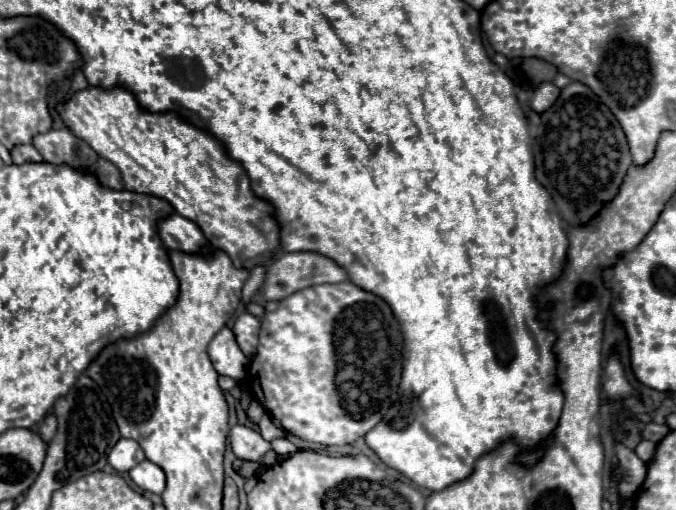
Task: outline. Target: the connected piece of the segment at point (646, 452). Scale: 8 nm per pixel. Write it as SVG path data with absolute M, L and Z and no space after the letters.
M642 440L642 442L638 444L638 448L636 448L636 454L638 454L644 462L650 462L652 456L654 456L654 452L656 452L656 444L652 444L650 440Z

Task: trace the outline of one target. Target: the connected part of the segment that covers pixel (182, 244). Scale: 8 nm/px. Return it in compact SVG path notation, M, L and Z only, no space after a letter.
M170 214L160 220L158 226L160 240L168 250L180 250L180 252L208 252L208 240L204 238L202 230L188 218L180 214Z

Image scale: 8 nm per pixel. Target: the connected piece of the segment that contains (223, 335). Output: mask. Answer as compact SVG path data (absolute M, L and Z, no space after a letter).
M222 328L212 338L212 342L208 346L208 356L220 376L228 376L234 380L242 380L246 376L248 358L238 348L230 328Z

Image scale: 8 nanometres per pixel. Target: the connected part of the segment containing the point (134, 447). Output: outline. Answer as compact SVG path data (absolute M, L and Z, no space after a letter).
M120 438L108 456L108 462L116 472L128 472L142 460L146 460L144 450L136 440L128 440L128 438Z

